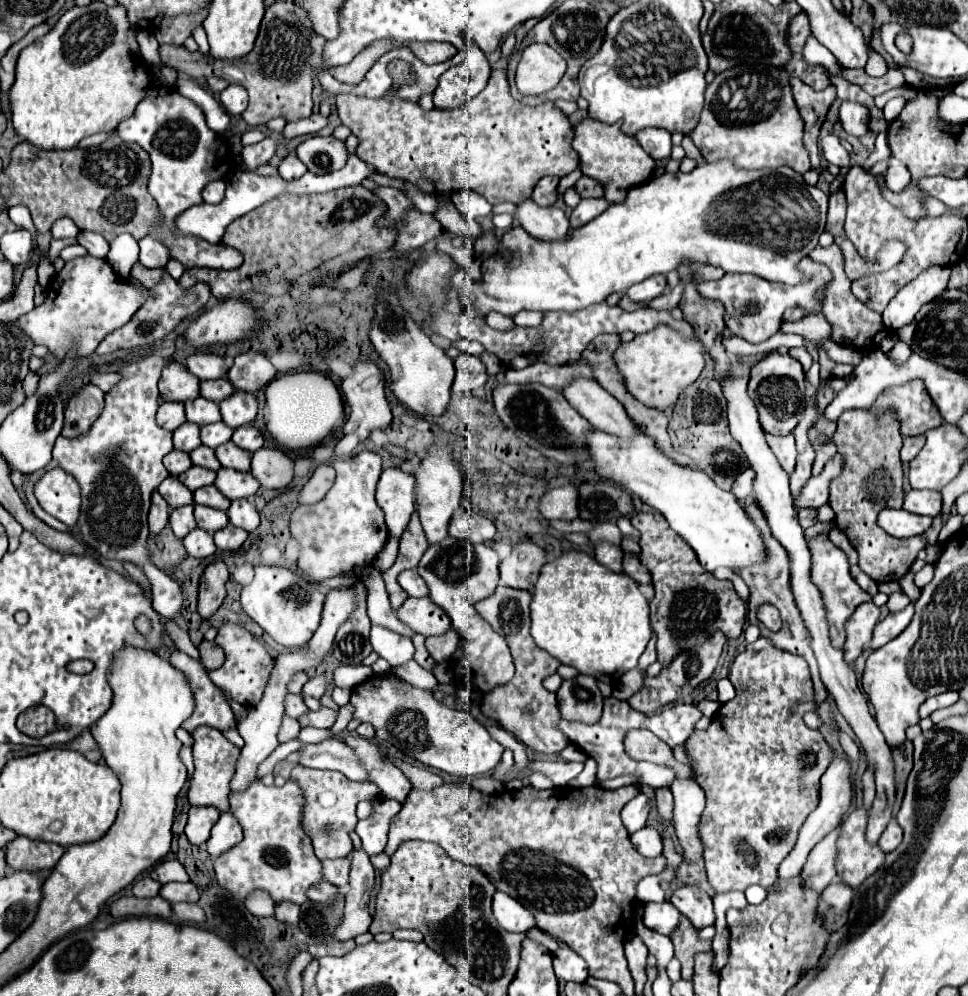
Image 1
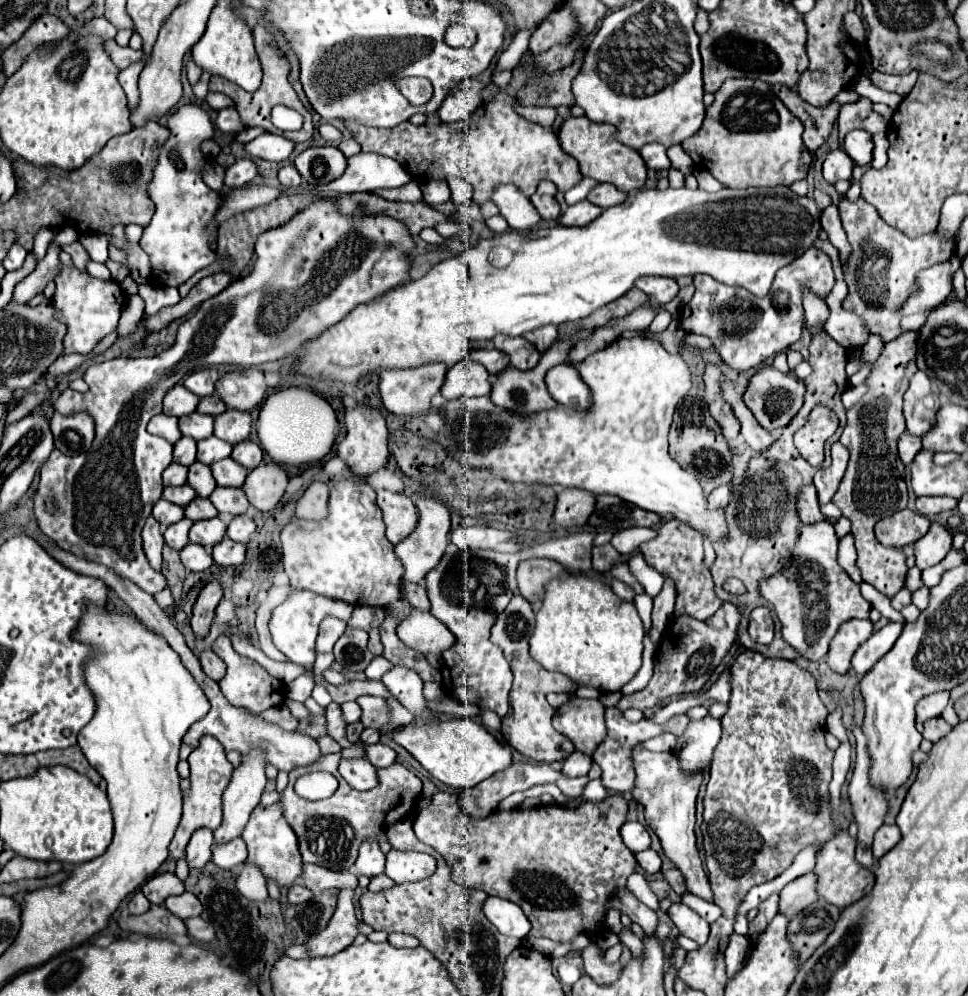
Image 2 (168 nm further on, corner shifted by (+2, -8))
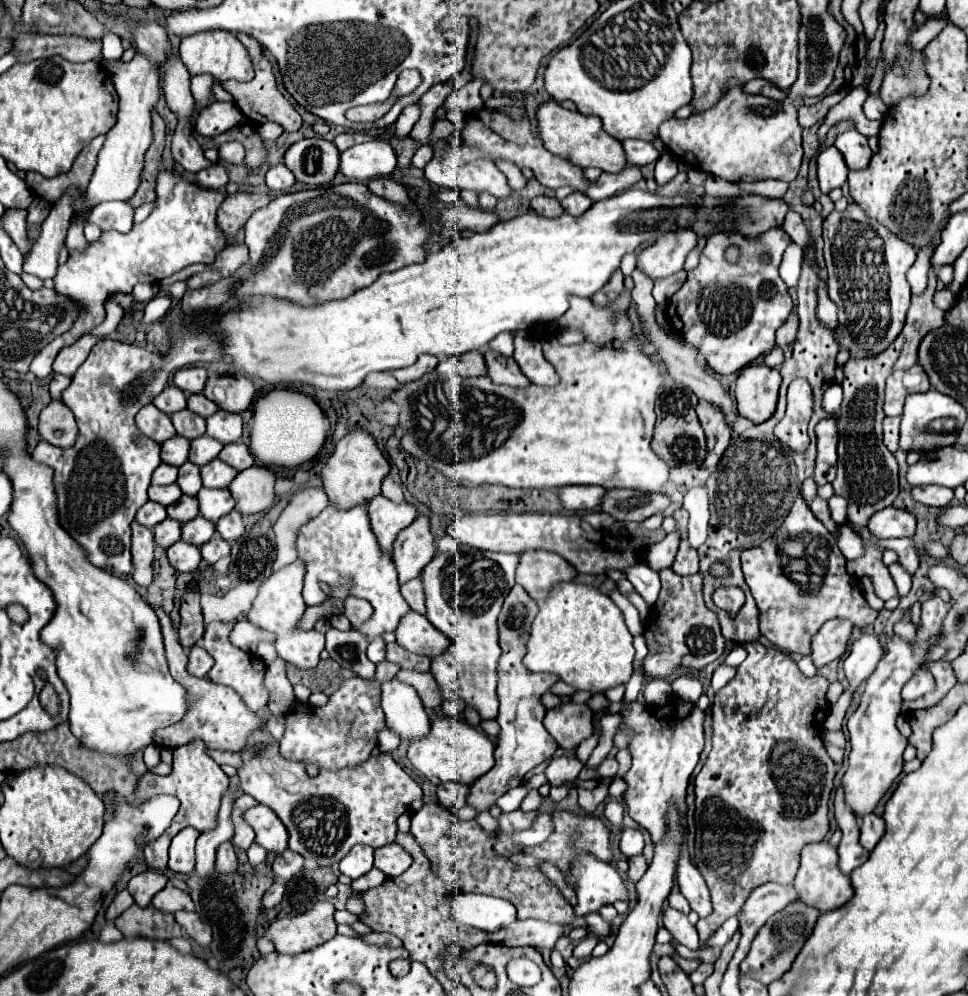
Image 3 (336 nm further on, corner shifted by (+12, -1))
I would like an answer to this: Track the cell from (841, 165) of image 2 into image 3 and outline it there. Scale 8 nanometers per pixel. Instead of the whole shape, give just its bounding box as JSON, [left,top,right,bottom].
[817,145,847,195]

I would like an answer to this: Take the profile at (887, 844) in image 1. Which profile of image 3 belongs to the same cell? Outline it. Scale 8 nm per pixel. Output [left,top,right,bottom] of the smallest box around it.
[861,813,885,851]

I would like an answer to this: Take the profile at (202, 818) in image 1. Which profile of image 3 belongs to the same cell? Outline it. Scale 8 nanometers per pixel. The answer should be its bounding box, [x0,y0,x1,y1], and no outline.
[169,827,199,875]

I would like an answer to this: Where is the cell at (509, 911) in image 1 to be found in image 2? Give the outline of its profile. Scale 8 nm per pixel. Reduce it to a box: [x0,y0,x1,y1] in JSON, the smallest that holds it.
[483,896,531,940]

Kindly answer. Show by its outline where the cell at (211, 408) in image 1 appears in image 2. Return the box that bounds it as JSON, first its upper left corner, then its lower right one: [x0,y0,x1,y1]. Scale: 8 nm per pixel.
[179,412,213,440]

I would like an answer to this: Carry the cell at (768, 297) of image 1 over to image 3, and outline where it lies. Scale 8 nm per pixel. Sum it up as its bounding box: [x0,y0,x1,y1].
[667,229,793,375]

